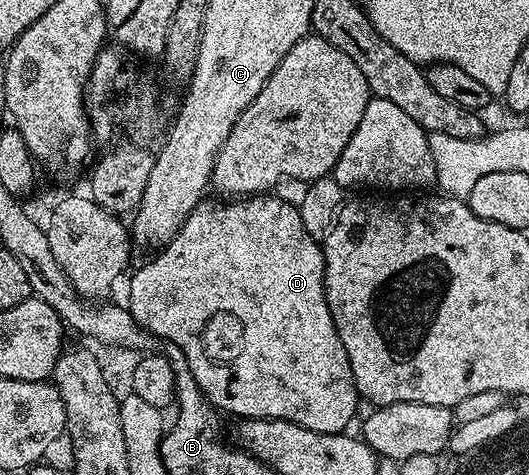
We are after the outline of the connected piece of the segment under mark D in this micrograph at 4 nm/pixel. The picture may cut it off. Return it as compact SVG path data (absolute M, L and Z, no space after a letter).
M258 195L258 196L255 196L255 197L247 197L247 198L244 198L244 199L225 199L225 200L221 200L221 199L216 199L216 200L217 200L217 201L209 201L209 200L210 200L210 199L202 199L202 200L201 200L201 202L200 202L200 203L199 203L199 204L198 204L198 205L197 205L197 206L196 206L196 207L195 207L195 211L191 211L191 215L187 215L187 219L186 219L186 220L185 220L185 222L184 222L184 223L183 223L183 227L179 227L179 231L178 231L178 232L177 232L177 233L176 233L176 234L175 234L175 235L174 235L174 236L173 236L173 237L172 237L172 239L171 239L171 240L170 240L170 241L168 241L168 242L167 242L167 244L166 244L166 245L165 245L165 246L163 246L163 248L162 248L162 249L161 249L161 250L160 250L160 252L158 252L158 253L161 253L161 254L159 254L159 255L158 255L158 257L157 257L157 258L155 258L155 259L154 259L154 261L149 261L149 262L147 262L147 263L146 263L146 265L145 265L145 266L143 266L143 267L142 267L142 269L137 269L137 270L135 270L135 269L136 269L136 268L134 268L134 269L133 269L133 270L132 270L132 273L133 273L133 272L134 272L134 273L133 273L133 278L131 278L131 279L130 279L130 281L129 281L129 301L128 301L128 300L127 300L127 308L128 308L128 311L129 311L129 314L130 314L130 315L131 315L131 316L133 316L133 318L134 318L134 319L135 319L135 321L136 321L136 322L137 322L137 323L139 323L139 325L140 325L140 326L141 326L141 327L143 327L143 328L144 328L144 329L146 329L146 330L148 330L148 332L149 332L149 333L150 333L150 334L151 334L151 335L152 335L152 336L153 336L153 337L154 337L154 338L157 338L157 337L162 337L162 339L163 339L163 340L162 340L162 342L165 342L165 343L168 343L168 344L171 344L171 345L174 345L174 346L175 346L175 347L179 347L179 351L183 351L183 359L187 359L187 367L188 367L188 368L189 368L189 370L190 370L190 371L191 371L191 375L192 375L192 376L193 376L193 378L194 378L194 379L195 379L195 383L196 383L196 384L197 384L197 385L198 385L198 387L199 387L199 388L200 388L200 389L201 389L201 390L202 390L202 391L203 391L203 395L204 395L204 396L205 396L205 397L206 397L206 399L207 399L207 400L209 400L209 403L210 403L210 405L212 405L212 406L213 406L213 408L214 408L214 409L216 409L216 410L218 410L218 411L220 411L220 412L221 412L221 413L222 413L222 414L225 414L225 413L234 413L234 415L235 415L235 416L234 416L234 418L237 418L237 419L244 419L244 418L247 418L247 417L270 417L270 418L271 418L271 419L283 419L283 420L284 420L284 421L290 421L290 422L291 422L291 423L299 423L299 427L307 427L307 431L319 431L319 432L320 432L320 433L343 433L343 432L346 432L346 430L348 430L348 429L349 429L349 428L350 428L350 427L349 427L349 426L348 426L348 425L349 425L349 424L351 424L351 423L352 423L352 424L354 424L354 421L355 421L355 415L356 415L356 405L357 405L357 401L358 401L358 398L359 398L359 394L358 394L358 392L357 392L357 388L356 388L356 387L355 387L355 379L354 379L354 378L353 378L353 376L352 376L352 375L351 375L351 363L350 363L350 362L349 362L349 360L348 360L348 359L347 359L347 351L343 351L343 339L339 339L339 331L338 331L338 330L337 330L337 328L336 328L336 327L335 327L335 323L334 323L334 322L333 322L333 320L332 320L332 319L331 319L331 311L330 311L330 310L329 310L329 304L328 304L328 303L327 303L327 299L326 299L326 298L325 298L325 251L324 251L324 248L323 248L323 245L322 245L322 242L321 242L321 241L320 241L320 240L318 240L318 238L316 238L316 237L313 237L313 236L312 236L312 235L310 235L310 234L309 234L309 232L308 232L308 231L307 231L307 227L303 227L303 219L302 219L302 218L301 218L301 211L300 211L300 208L298 208L298 206L296 206L296 205L292 205L292 204L291 204L291 203L283 203L283 199L279 199L279 198L278 198L278 197L277 197L277 196L275 196L275 195Z

